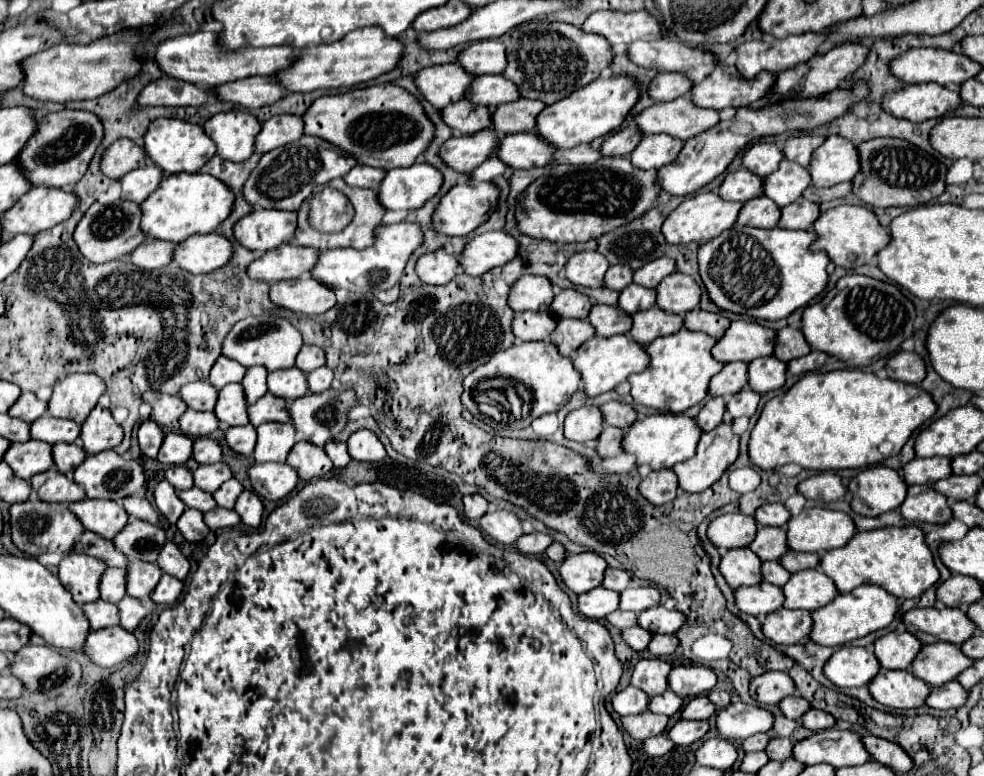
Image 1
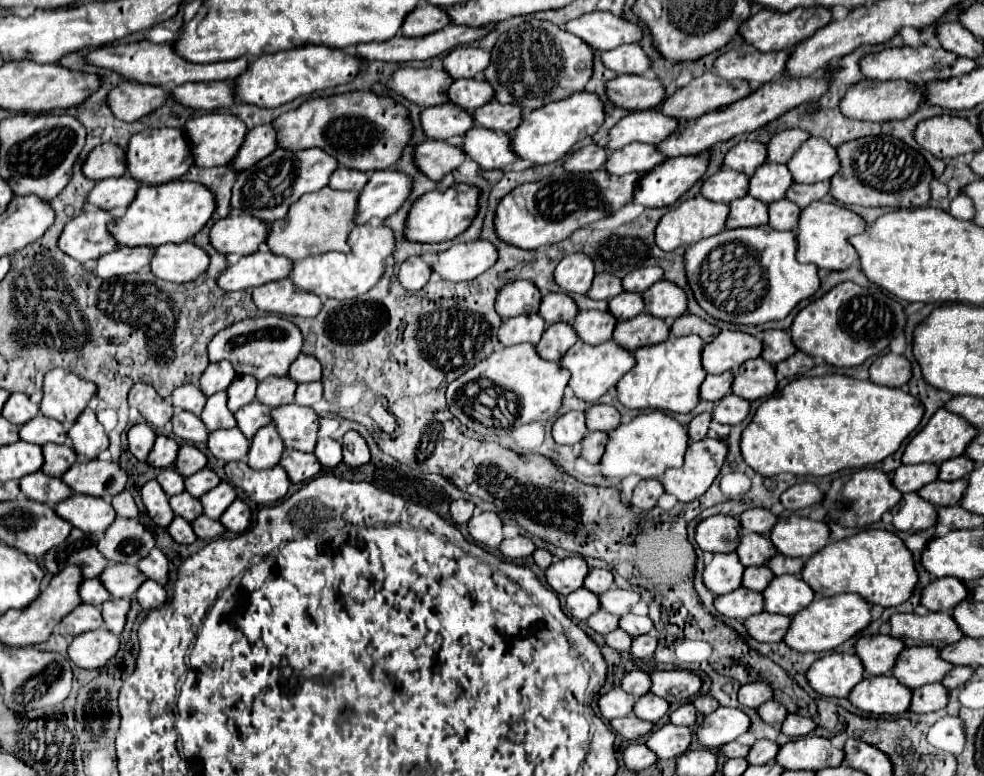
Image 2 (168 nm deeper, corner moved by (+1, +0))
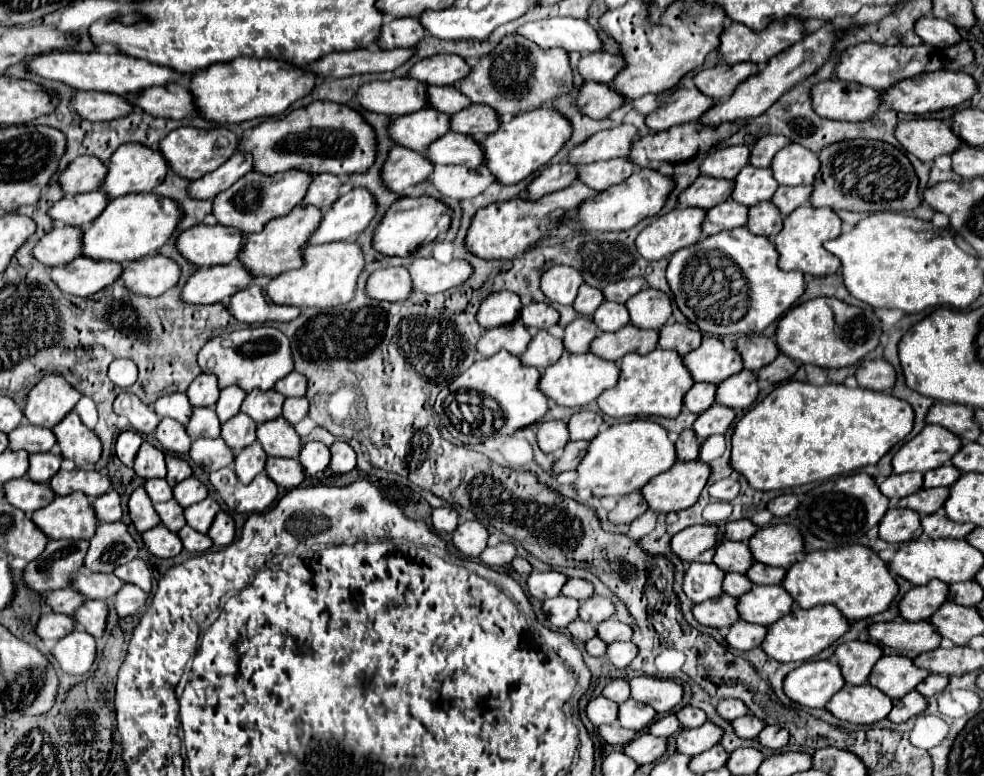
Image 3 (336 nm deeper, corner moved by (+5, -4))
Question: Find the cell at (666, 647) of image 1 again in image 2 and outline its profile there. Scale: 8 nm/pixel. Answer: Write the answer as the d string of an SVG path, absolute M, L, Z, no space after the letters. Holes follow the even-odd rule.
M645 634L645 636L637 636L631 642L631 654L635 658L651 658L653 652L657 648L657 638L653 634Z

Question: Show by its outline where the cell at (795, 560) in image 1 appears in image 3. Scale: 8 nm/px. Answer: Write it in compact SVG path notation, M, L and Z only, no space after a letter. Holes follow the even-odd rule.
M755 562L749 570L747 570L747 578L753 584L781 584L785 578L787 570L779 568L779 566L763 566L761 562Z

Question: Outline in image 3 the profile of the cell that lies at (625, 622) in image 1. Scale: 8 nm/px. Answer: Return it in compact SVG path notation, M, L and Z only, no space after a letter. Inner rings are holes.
M575 620L567 626L567 632L573 636L573 638L579 638L581 642L587 642L591 638L595 638L595 626L591 626L589 622L583 622L583 620Z

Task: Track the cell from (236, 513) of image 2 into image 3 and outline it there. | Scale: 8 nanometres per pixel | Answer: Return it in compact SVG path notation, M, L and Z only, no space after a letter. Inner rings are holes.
M219 512L207 534L215 546L229 546L235 538L235 520L229 512Z

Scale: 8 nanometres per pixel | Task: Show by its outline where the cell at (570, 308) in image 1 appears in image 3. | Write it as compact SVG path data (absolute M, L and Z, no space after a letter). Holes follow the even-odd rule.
M531 302L529 306L523 306L521 320L529 328L551 328L559 322L559 312L547 302Z

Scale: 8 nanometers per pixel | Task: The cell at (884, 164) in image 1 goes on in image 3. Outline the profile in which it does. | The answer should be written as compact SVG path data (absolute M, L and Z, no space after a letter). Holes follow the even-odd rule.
M843 140L837 144L831 144L819 152L821 160L821 170L815 176L815 190L811 194L811 204L813 206L825 206L831 210L851 210L851 212L881 212L881 210L891 210L891 212L909 212L915 210L921 204L919 196L919 178L909 162L909 158L895 146L879 140Z

